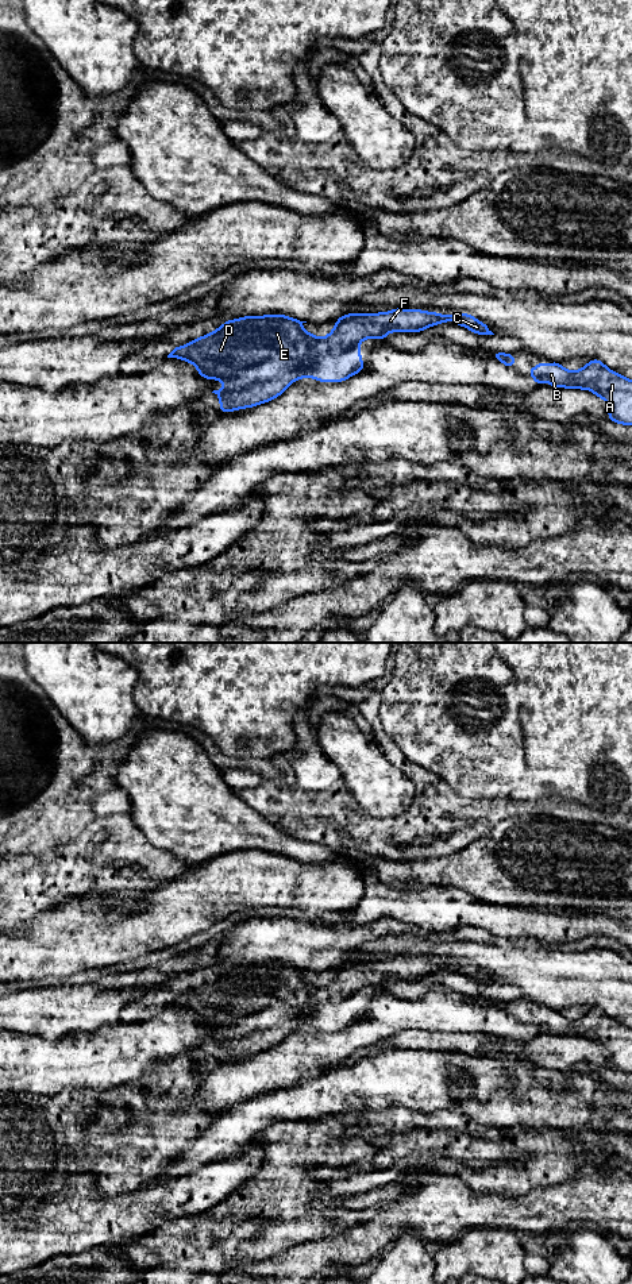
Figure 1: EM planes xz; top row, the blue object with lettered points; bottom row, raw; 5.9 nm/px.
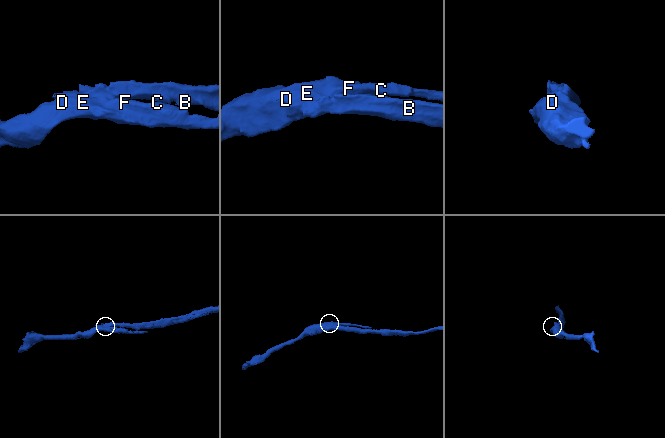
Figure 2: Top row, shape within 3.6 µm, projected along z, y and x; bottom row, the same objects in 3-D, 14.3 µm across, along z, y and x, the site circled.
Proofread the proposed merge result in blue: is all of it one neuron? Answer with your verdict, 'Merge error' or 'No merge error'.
Merge error

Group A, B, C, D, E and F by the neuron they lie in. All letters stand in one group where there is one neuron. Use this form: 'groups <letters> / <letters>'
groups A B / C D E F

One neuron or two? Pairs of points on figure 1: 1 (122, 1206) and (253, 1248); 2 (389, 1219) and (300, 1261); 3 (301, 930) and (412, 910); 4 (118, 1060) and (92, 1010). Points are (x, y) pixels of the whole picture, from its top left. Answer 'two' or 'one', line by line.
1: two
2: one
3: two
4: two

